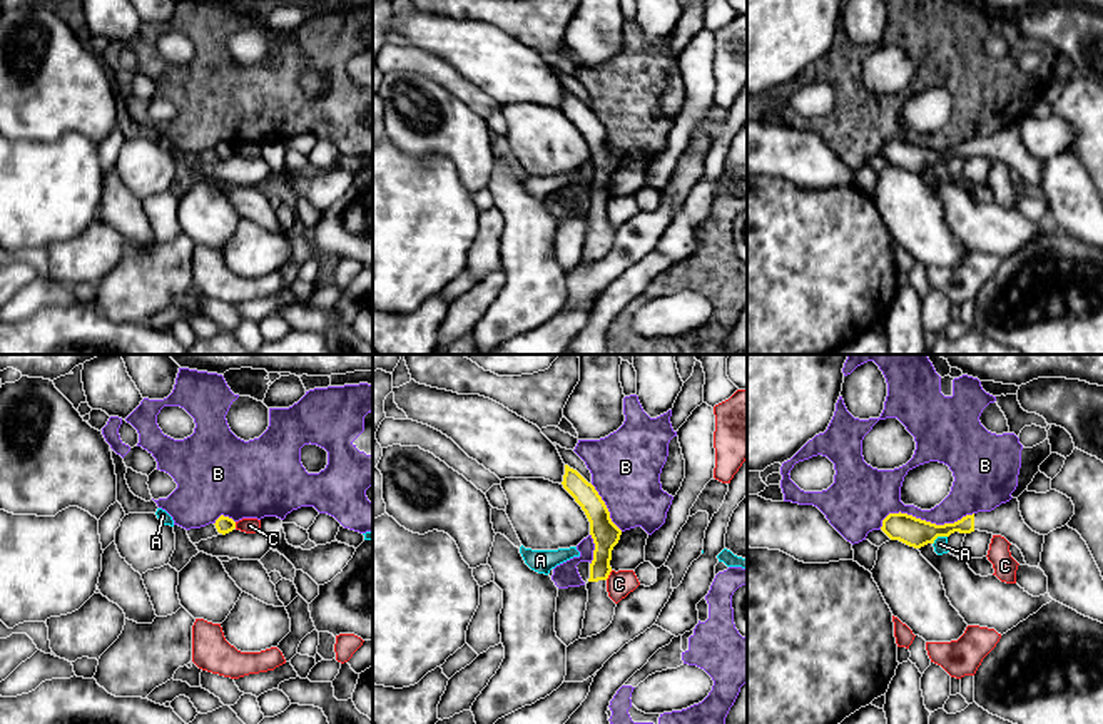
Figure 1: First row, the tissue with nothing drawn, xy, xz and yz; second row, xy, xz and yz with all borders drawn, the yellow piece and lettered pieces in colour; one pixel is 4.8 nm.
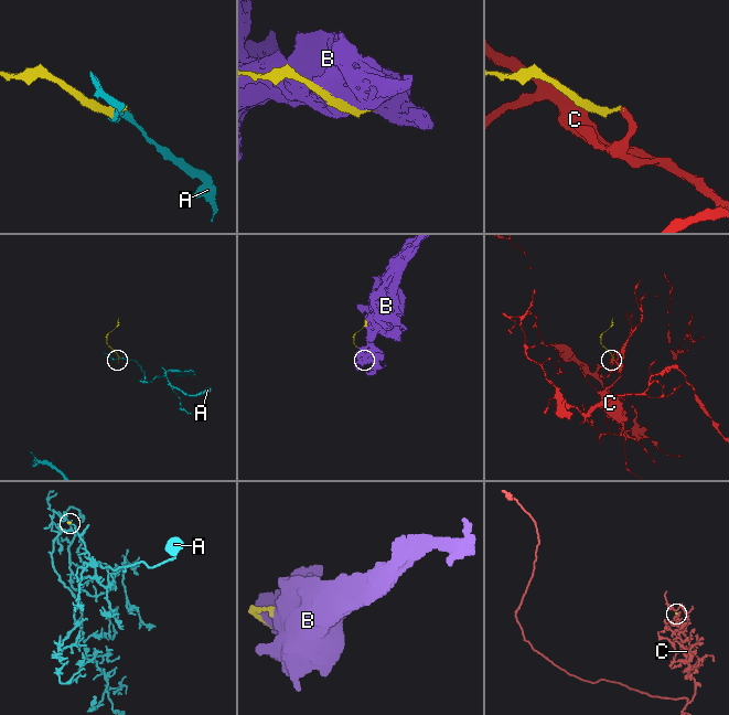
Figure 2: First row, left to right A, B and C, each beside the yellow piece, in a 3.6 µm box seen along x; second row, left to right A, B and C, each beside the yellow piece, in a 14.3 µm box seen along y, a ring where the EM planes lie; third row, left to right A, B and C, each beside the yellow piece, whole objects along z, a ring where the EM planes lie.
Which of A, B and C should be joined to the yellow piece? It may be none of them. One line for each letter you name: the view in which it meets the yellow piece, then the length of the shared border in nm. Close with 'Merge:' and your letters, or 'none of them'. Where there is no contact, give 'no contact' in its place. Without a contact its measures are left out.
Merge: none of them

